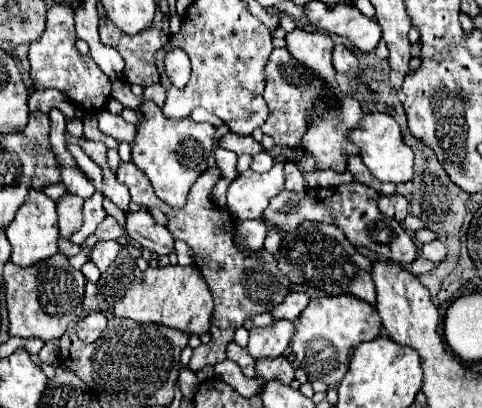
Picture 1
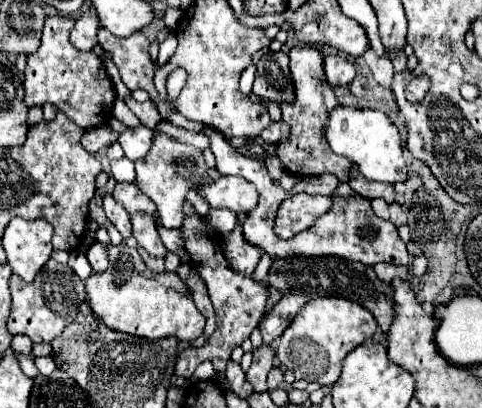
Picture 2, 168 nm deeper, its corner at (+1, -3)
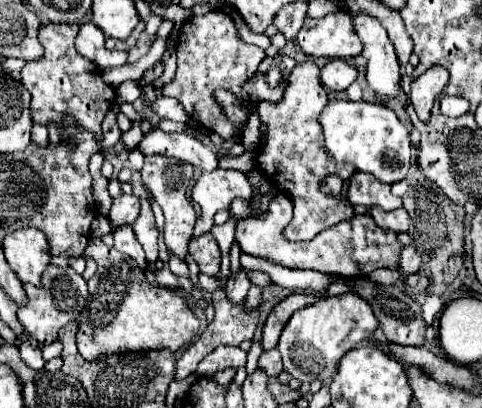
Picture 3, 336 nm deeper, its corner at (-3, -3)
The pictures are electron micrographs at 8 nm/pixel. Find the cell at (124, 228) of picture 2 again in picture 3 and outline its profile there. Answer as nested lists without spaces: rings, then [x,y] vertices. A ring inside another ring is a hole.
[[[122,227],[122,229],[118,229],[114,233],[114,249],[120,251],[120,253],[124,253],[124,255],[128,255],[128,257],[132,257],[142,271],[148,269],[148,261],[144,257],[144,249],[138,243],[132,227]]]

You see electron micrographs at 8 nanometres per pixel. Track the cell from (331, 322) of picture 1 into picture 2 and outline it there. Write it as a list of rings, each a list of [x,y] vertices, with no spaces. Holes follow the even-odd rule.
[[[316,297],[298,311],[292,325],[276,341],[276,355],[282,365],[294,371],[296,379],[318,381],[322,387],[330,387],[340,377],[346,353],[372,341],[376,329],[376,319],[362,305],[340,297]]]

